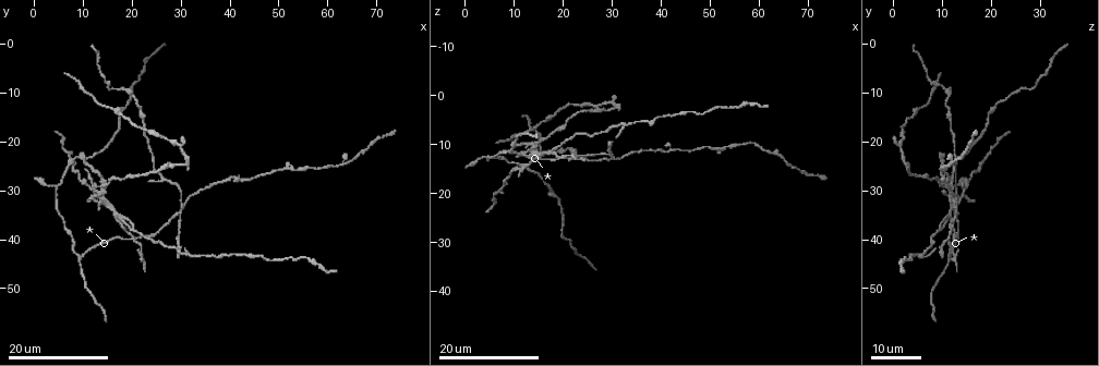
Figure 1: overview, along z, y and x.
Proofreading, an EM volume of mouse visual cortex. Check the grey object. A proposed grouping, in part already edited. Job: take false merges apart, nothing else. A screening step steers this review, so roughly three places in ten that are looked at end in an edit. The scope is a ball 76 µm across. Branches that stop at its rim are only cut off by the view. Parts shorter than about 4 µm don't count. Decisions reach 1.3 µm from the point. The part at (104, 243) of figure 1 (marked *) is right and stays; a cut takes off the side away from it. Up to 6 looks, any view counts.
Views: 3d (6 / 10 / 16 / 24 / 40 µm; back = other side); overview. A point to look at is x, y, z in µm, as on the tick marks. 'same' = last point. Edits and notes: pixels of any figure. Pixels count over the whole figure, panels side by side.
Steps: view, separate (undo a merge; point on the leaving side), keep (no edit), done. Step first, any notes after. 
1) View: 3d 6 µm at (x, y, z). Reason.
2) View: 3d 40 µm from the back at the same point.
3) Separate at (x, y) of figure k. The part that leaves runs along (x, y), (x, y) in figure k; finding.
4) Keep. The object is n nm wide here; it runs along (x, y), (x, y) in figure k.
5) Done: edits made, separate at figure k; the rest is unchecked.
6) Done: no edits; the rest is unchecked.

View: 3d 24 µm at (29.5, 35.0, 13.5). Three-way junction.

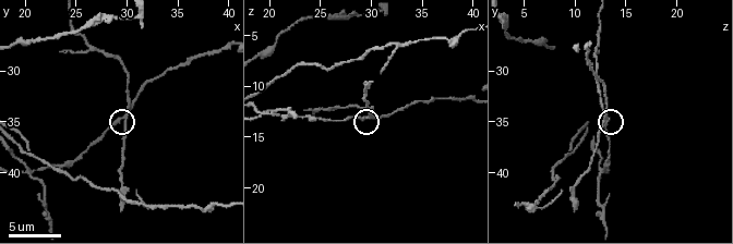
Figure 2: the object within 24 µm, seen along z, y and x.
View: 3d 6 µm at (29.8, 34.8, 13.0). Zoom in.

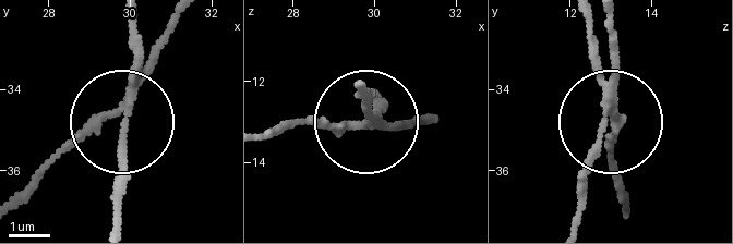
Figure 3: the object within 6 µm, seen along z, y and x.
View: 3d 6 µm from the back at (29.75, 34.70, 12.95). Other side.

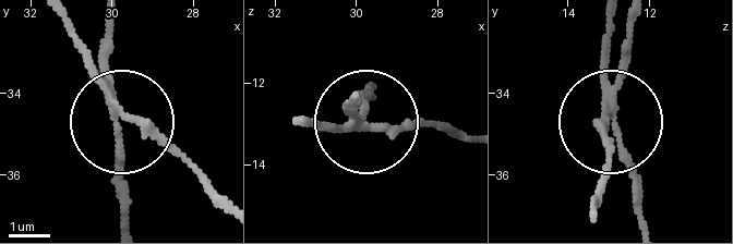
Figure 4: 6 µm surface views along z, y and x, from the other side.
Separate at (116, 160) of figure 4. 3 arms meet here; the part that leaves runs along (108, 102), (108, 22) in figure 4; a second neuron is stuck on.

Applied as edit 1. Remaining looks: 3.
View: overview.

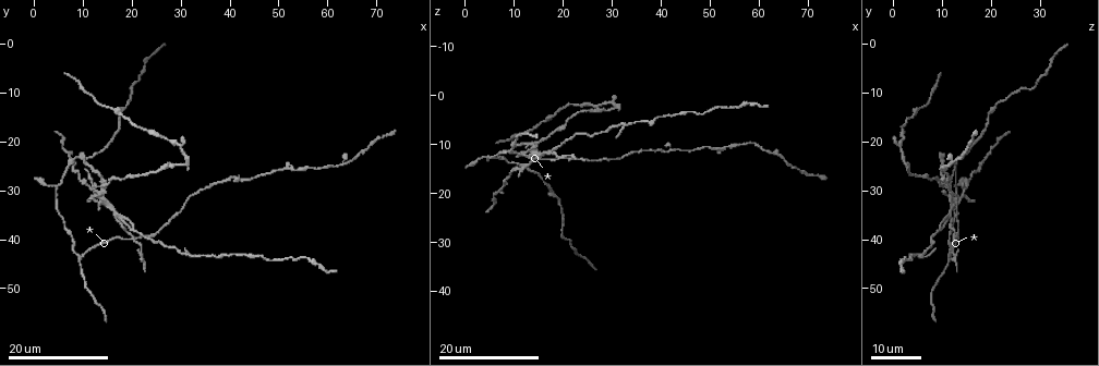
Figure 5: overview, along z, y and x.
View: 3d 16 µm at (20.5, 39.5, 12.5). Looks like a crossing.

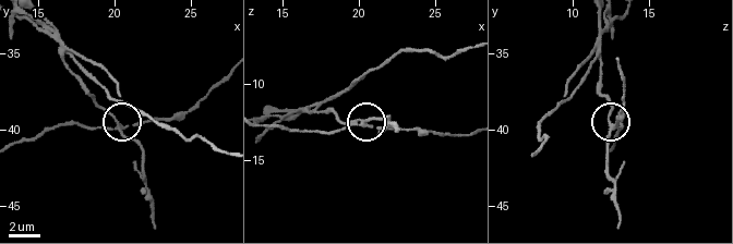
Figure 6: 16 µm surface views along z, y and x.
View: 3d 6 µm at (20.4, 39.6, 12.6). Zoom in.

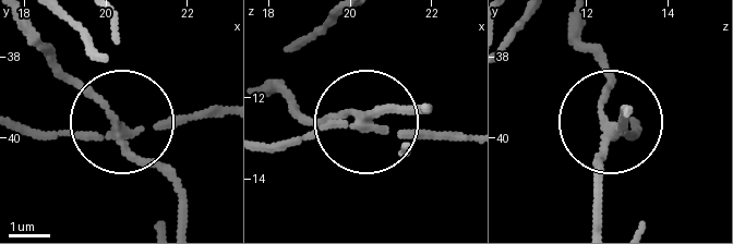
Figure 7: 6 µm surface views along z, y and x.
Separate at (75, 86) of figure 7. The part that leaves runs along (120, 132), (29, 21) in figure 7; two neurons meet here.

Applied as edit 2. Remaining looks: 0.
Done: edits made, separate at figure 4, separate at figure 7; the rest is unchecked.

